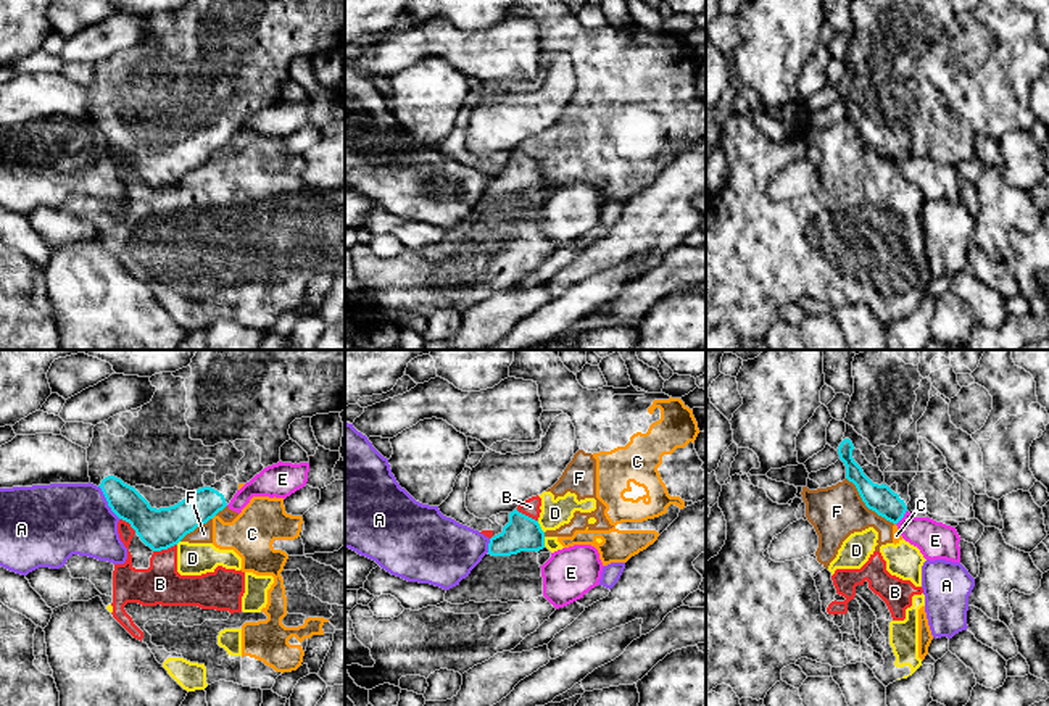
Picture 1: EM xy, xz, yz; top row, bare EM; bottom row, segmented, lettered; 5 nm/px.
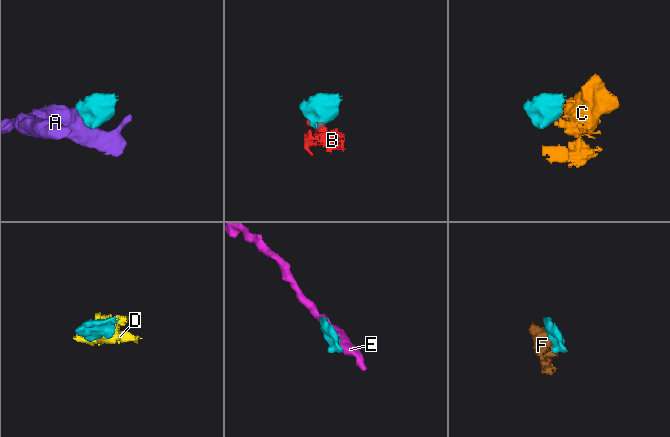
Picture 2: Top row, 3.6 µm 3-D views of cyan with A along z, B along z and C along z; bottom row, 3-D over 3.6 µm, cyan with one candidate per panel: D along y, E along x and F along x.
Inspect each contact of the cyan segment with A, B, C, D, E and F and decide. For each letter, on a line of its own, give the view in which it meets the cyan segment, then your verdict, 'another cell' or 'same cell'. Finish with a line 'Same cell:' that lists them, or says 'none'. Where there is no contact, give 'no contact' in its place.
A: xy | another cell
B: xy | another cell
C: xy | another cell
D: xz | another cell
E: yz | another cell
F: yz | another cell
Same cell: none

